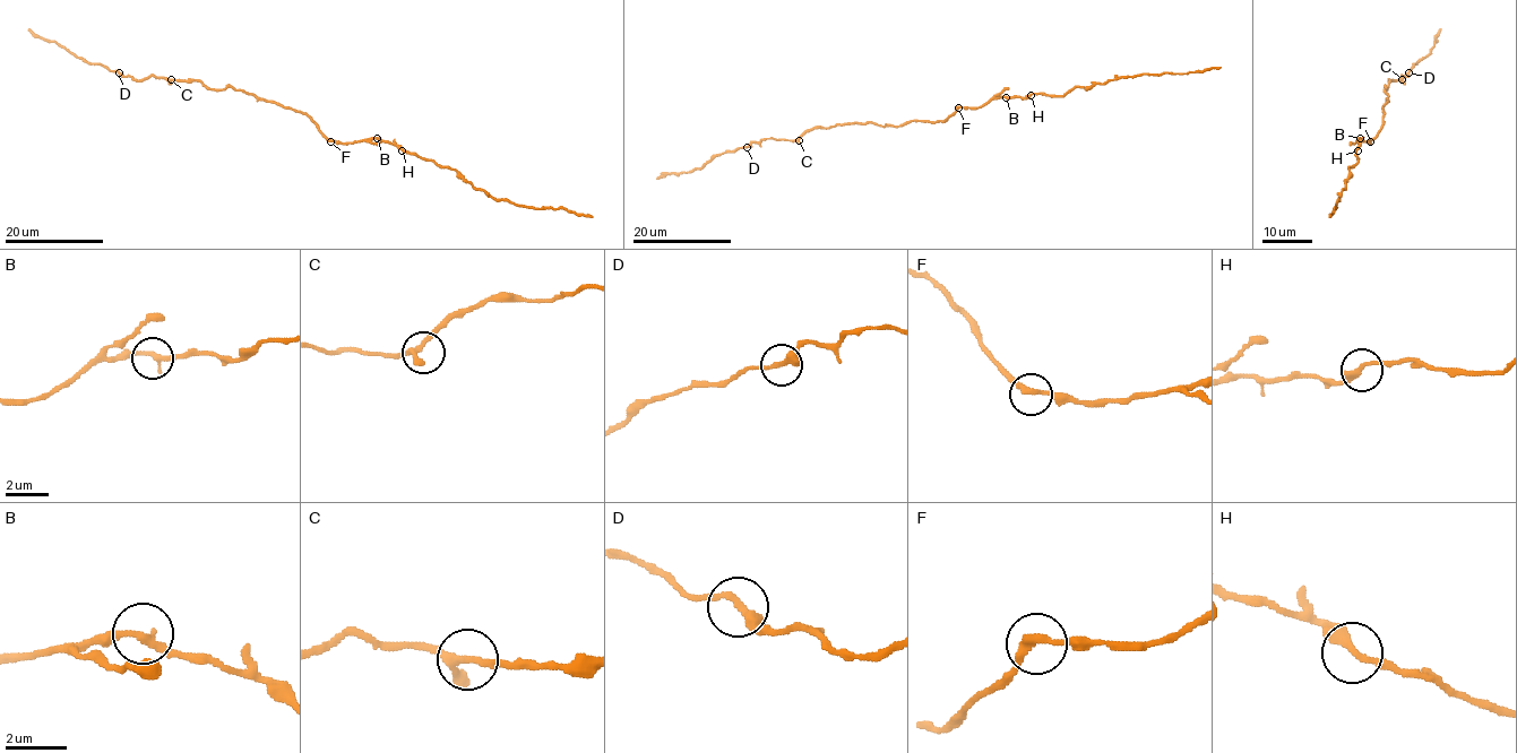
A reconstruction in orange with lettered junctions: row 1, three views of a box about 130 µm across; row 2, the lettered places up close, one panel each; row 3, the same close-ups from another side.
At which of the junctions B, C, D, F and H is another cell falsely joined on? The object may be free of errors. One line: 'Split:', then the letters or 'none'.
Split: none

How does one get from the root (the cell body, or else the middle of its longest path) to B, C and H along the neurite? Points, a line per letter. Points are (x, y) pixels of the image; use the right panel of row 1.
B: (1384, 119), (1382, 128), (1370, 143), (1360, 138)
C: (1384, 119), (1382, 106), (1388, 101), (1385, 87), (1388, 87), (1389, 80), (1402, 79)
H: (1384, 119), (1382, 128), (1370, 143), (1359, 138), (1358, 150)

